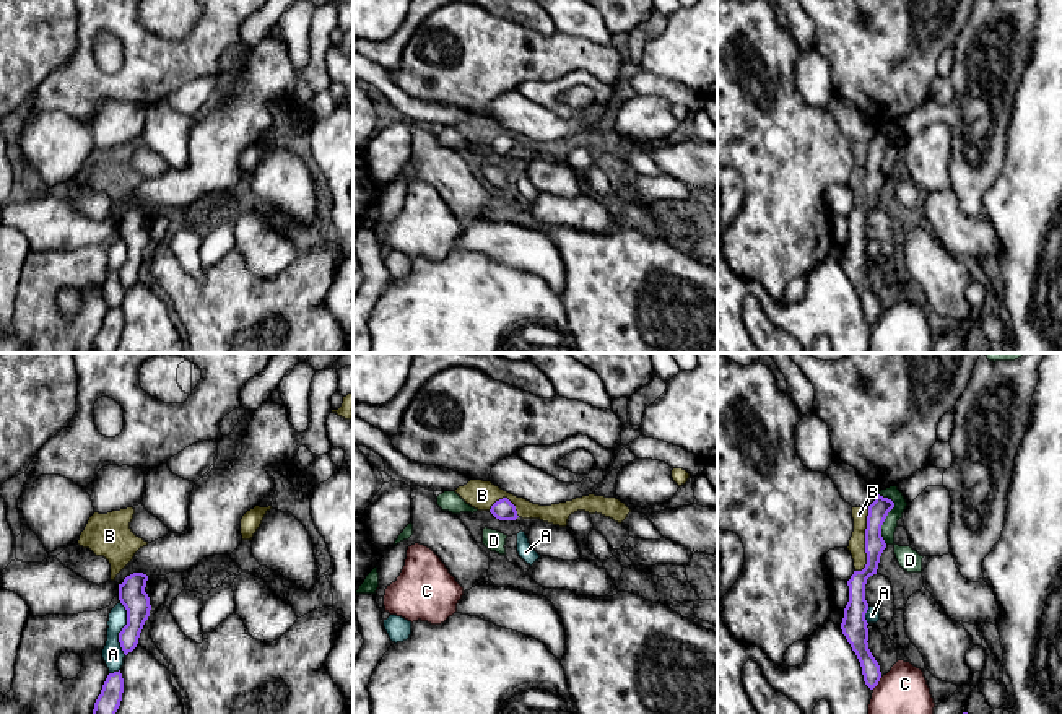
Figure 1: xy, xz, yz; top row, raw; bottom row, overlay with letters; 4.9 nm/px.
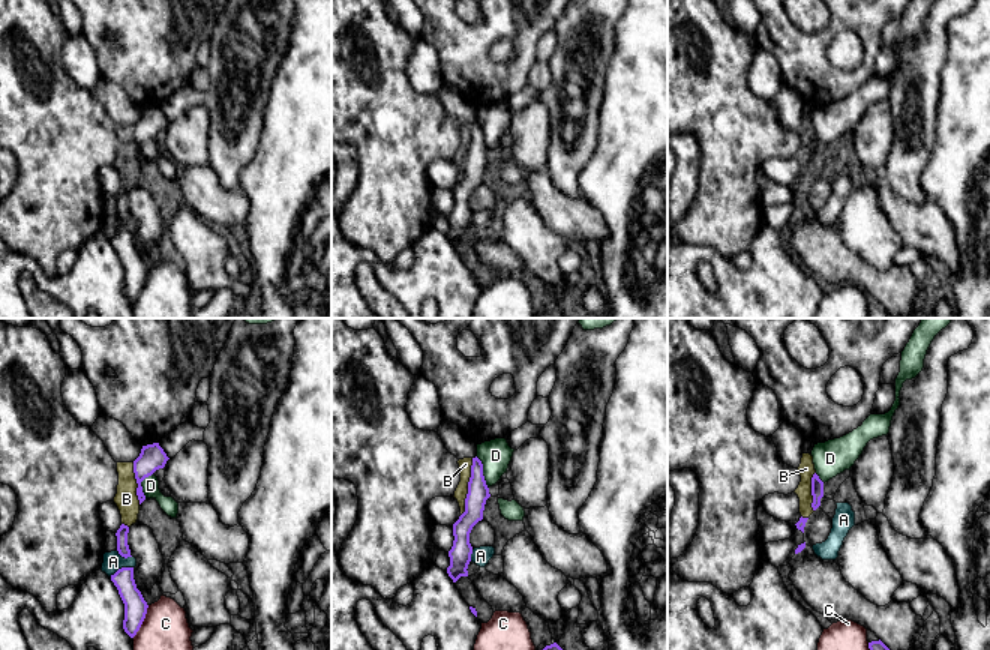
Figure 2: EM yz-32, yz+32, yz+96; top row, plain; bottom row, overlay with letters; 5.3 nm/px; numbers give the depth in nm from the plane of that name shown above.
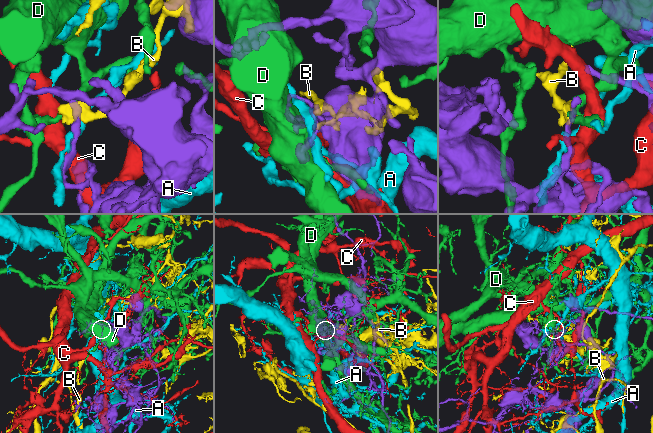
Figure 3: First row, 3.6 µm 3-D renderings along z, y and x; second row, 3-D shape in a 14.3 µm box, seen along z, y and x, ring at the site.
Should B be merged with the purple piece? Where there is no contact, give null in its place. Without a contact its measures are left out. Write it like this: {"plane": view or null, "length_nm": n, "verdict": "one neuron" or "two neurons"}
{"plane": "yz", "length_nm": 320, "verdict": "one neuron"}

